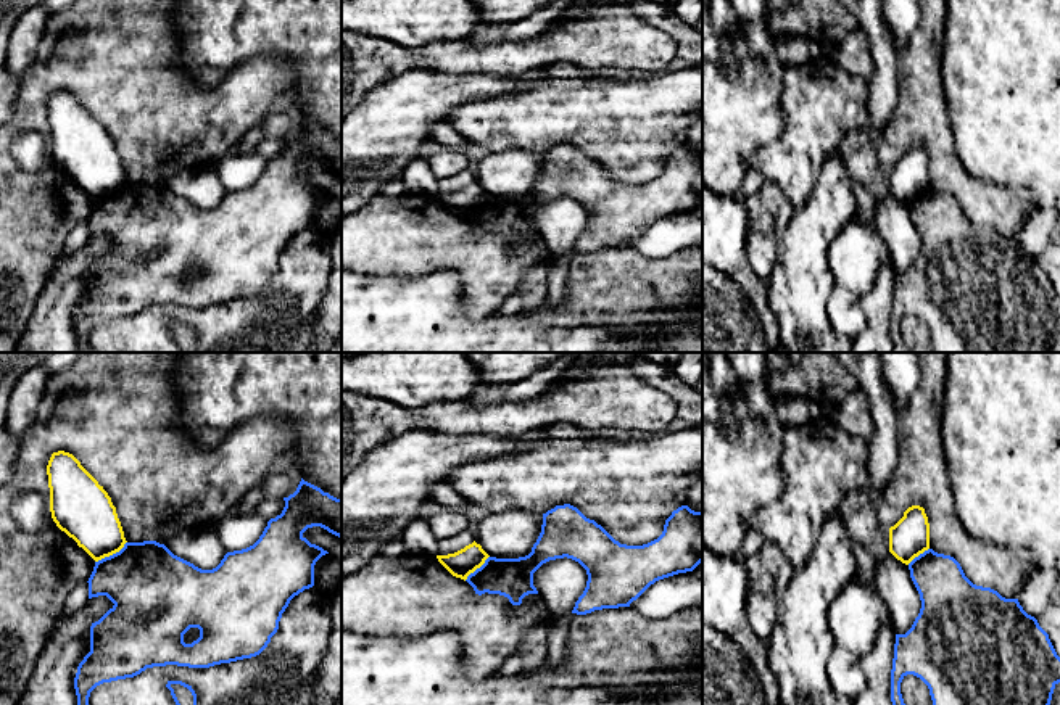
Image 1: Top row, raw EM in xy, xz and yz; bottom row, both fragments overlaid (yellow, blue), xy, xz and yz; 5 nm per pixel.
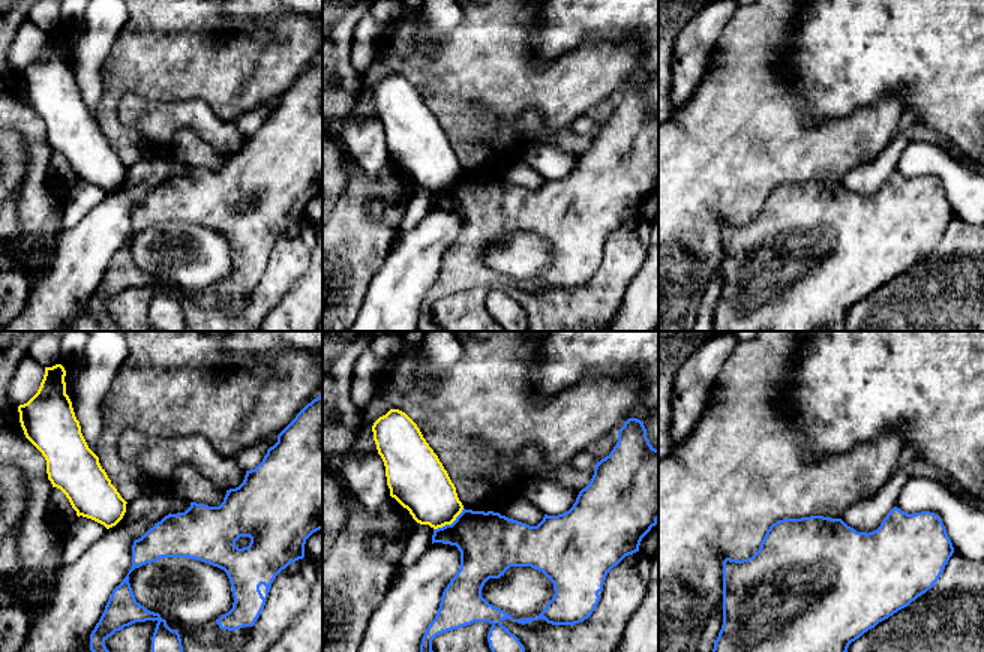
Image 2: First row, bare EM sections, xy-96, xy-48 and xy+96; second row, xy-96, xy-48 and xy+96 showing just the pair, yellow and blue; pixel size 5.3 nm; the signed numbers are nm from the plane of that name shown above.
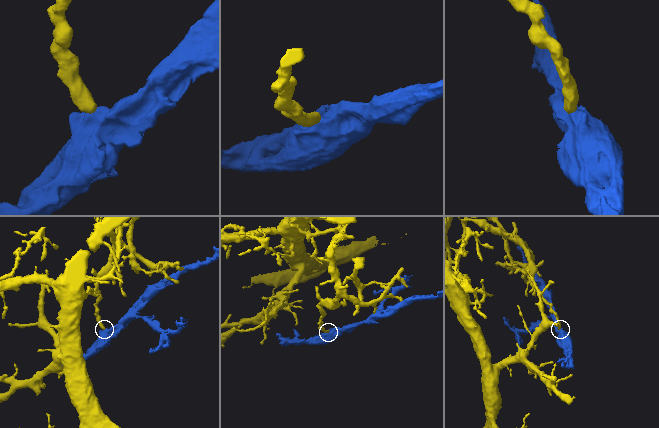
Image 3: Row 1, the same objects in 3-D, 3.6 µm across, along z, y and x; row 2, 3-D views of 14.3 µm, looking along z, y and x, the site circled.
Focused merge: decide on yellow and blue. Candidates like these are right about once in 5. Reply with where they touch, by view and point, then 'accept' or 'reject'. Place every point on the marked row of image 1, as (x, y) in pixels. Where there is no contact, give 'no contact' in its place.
meets yellow in xy at (111, 554); reject

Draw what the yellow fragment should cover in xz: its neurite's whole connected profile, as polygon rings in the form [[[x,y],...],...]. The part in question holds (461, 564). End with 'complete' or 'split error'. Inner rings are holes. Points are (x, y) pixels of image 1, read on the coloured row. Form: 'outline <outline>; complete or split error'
outline [[[475,541],[464,549],[437,555],[438,562],[456,578],[467,579],[470,573],[480,568],[490,555]]]; complete

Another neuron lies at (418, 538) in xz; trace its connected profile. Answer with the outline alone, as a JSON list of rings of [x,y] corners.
[[[420,513],[408,525],[401,539],[408,554],[438,555],[438,539],[432,533],[429,520]]]

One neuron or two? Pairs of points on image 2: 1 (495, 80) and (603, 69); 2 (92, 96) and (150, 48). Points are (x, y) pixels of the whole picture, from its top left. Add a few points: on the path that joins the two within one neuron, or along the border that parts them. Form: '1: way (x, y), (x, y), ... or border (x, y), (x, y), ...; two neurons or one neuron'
1: way (522, 80), (576, 80); one neuron
2: border (110, 53), (102, 65), (102, 99), (95, 117); two neurons

